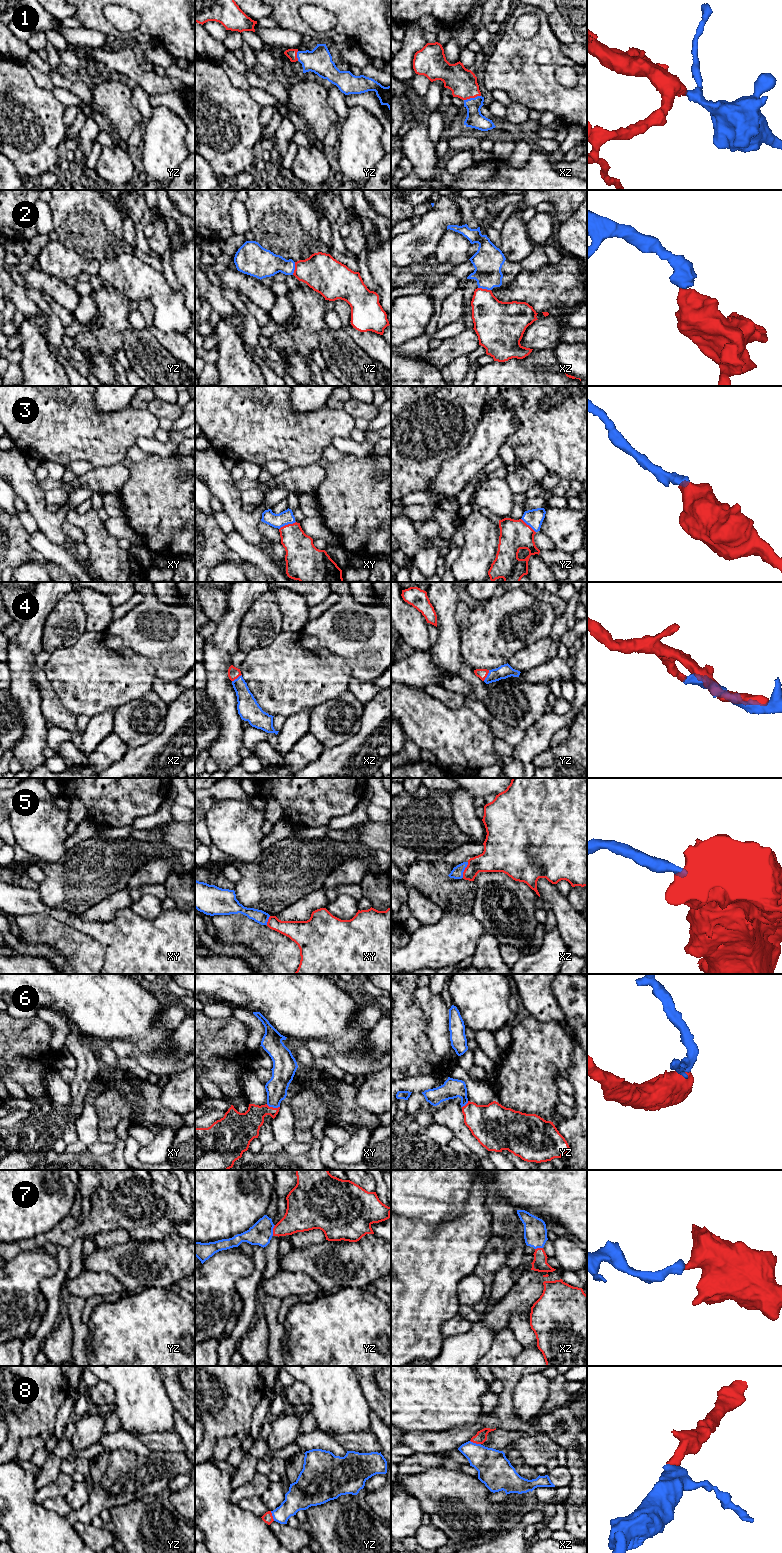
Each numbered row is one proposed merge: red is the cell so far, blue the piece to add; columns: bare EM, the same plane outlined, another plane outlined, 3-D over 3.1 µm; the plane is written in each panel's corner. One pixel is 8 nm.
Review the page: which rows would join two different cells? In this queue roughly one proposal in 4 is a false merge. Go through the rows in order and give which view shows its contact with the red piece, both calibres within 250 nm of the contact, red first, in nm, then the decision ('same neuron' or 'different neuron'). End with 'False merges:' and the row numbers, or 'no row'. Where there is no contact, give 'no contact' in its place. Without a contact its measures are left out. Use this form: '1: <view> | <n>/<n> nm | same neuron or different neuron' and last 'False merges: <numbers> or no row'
1: xz | 220/140 nm | same neuron
2: yz | 300/220 nm | different neuron
3: xy | 240/120 nm | same neuron
4: yz | 80/110 nm | same neuron
5: xz | 200/100 nm | same neuron
6: xy | 200/170 nm | same neuron
7: yz | 240/180 nm | same neuron
8: xz | 90/260 nm | same neuron
False merges: 2

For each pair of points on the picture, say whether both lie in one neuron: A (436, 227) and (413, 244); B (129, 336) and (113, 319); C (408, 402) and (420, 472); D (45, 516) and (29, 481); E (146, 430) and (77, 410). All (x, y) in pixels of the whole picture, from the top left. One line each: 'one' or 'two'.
A: one
B: two
C: one
D: one
E: one

